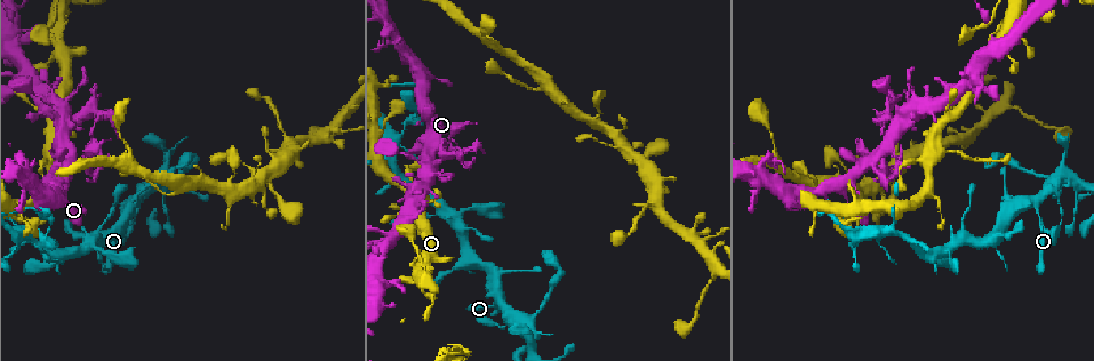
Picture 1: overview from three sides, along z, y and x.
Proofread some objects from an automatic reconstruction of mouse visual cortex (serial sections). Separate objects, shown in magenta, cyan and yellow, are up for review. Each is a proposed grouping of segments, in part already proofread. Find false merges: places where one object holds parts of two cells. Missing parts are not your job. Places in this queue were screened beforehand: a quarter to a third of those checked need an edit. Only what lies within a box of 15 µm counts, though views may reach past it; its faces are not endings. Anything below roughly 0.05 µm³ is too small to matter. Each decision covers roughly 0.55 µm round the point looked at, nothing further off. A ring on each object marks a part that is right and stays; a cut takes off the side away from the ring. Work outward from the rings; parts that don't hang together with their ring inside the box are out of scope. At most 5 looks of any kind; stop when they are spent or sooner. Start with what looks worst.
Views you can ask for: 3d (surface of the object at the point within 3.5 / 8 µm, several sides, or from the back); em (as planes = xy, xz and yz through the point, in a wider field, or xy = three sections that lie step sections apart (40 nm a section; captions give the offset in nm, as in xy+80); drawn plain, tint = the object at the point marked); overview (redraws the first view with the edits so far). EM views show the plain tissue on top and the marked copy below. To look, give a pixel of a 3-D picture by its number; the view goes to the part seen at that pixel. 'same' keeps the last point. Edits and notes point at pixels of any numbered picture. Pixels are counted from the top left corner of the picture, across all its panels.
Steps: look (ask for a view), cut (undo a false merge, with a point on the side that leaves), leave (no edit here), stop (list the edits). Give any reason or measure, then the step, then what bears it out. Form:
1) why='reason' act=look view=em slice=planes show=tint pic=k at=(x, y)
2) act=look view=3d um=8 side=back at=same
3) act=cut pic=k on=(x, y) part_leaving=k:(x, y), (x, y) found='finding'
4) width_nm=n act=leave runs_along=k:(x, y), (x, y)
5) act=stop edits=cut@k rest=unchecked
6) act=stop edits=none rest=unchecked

why='thin neck' act=look view=3d um=3.5 pic=1 at=(950, 150)

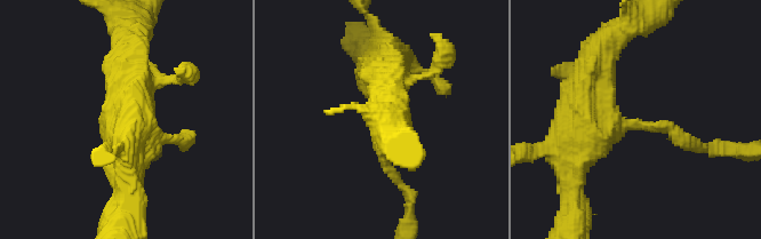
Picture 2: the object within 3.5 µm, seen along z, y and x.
act=leave runs_along=2:(591, 95), (587, 127), (666, 127), (698, 144) found='continuous, no second cell'

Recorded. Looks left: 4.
why='sudden change in width' act=look view=3d um=3.5 pic=1 at=(463, 228)

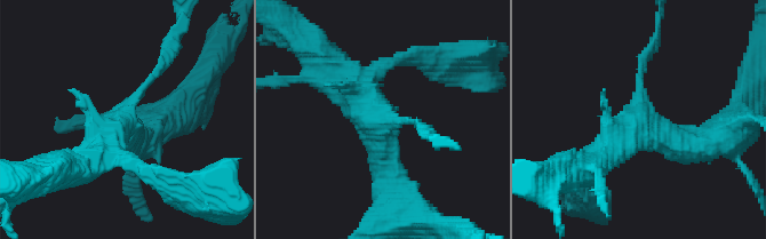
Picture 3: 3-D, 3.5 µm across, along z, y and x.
arms=3 arm_widths_nm=150,350,500 why='need the tissue' act=look view=em slice=xy step=2 show=tint pic=3 at=(638, 98)

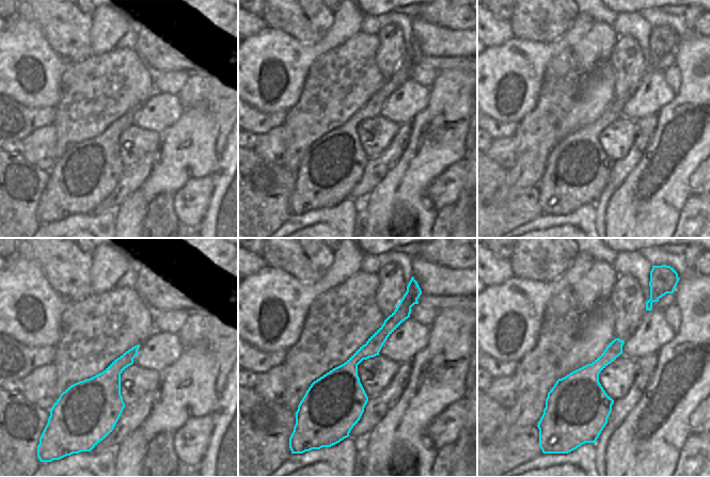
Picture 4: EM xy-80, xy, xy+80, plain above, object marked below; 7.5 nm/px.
act=leave found='one cell here'

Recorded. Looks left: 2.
act=stop edits=none rest=unchecked

